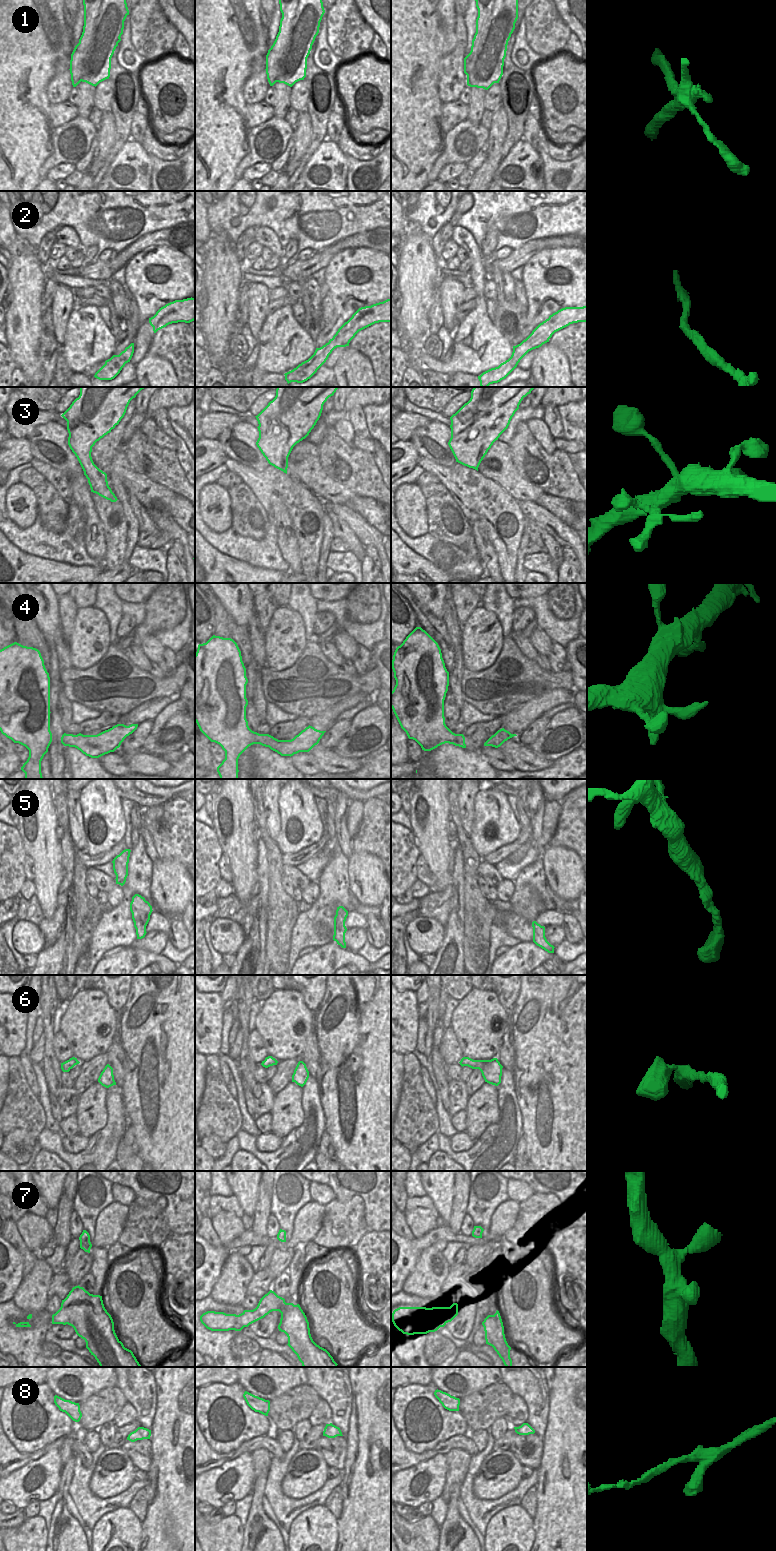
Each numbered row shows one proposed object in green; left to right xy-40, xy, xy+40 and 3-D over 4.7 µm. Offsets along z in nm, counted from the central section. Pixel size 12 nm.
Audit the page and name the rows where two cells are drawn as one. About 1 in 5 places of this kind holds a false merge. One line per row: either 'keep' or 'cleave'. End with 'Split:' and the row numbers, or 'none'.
1: cleave
2: keep
3: keep
4: keep
5: keep
6: keep
7: keep
8: keep
Split: 1

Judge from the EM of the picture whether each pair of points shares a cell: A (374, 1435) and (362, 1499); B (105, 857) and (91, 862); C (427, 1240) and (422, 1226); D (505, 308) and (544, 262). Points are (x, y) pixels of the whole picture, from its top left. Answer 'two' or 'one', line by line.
A: one
B: one
C: two
D: two

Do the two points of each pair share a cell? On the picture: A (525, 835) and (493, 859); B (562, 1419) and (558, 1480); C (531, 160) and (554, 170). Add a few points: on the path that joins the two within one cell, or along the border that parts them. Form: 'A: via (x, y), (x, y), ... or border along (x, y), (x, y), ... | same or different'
A: via (517, 843), (501, 854) | same
B: via (562, 1434), (562, 1457), (559, 1465) | same
C: border along (536, 149), (542, 161), (543, 180) | different

